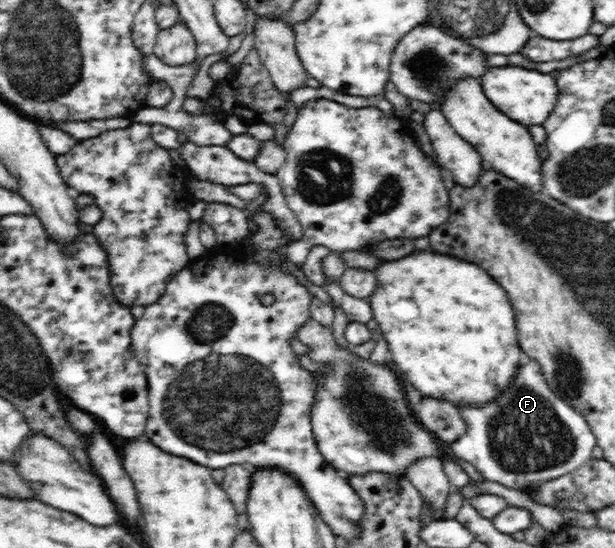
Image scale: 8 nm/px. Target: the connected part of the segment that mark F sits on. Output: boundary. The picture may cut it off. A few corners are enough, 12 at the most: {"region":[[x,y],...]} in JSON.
{"region":[[538,363],[450,444],[486,481],[533,492],[594,457]]}

